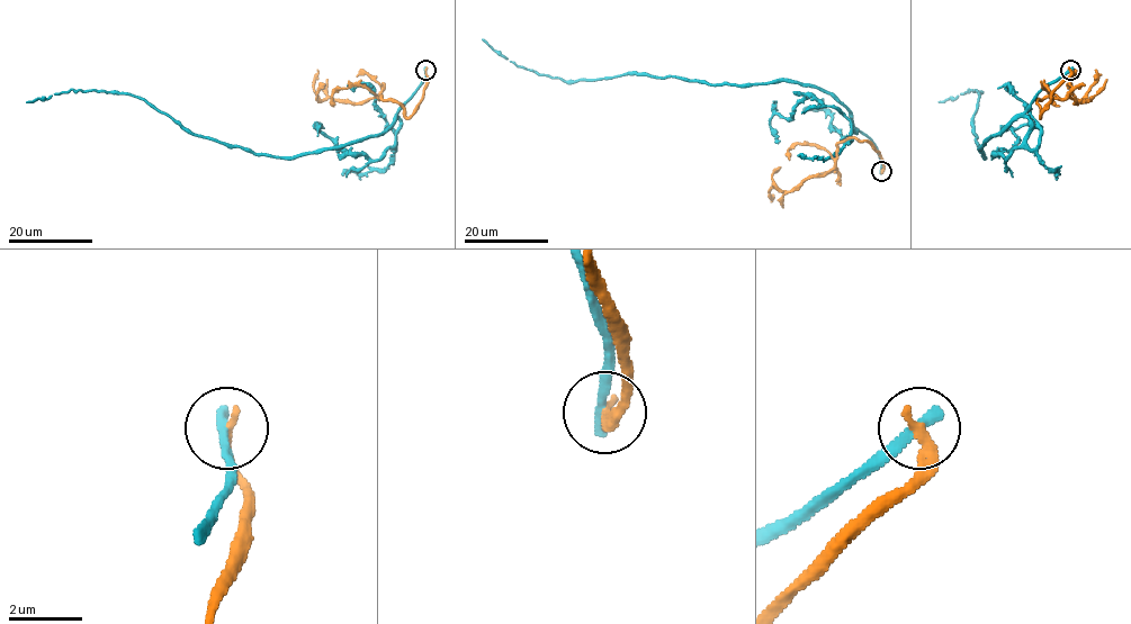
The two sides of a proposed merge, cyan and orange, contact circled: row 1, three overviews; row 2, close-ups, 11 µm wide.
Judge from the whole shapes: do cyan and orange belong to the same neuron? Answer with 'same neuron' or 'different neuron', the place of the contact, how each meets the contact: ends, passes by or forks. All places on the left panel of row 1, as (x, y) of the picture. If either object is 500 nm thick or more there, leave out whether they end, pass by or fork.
different neuron | (425, 70) | cyan ends | orange ends

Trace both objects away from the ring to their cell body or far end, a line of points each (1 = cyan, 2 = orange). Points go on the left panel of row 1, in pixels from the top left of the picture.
1: (425, 70), (420, 87), (385, 130), (293, 157), (254, 155), (191, 134), (129, 95), (70, 89), (26, 102)
2: (425, 70), (423, 98), (407, 117), (398, 104), (380, 96), (351, 102), (320, 99), (314, 90), (316, 70)

